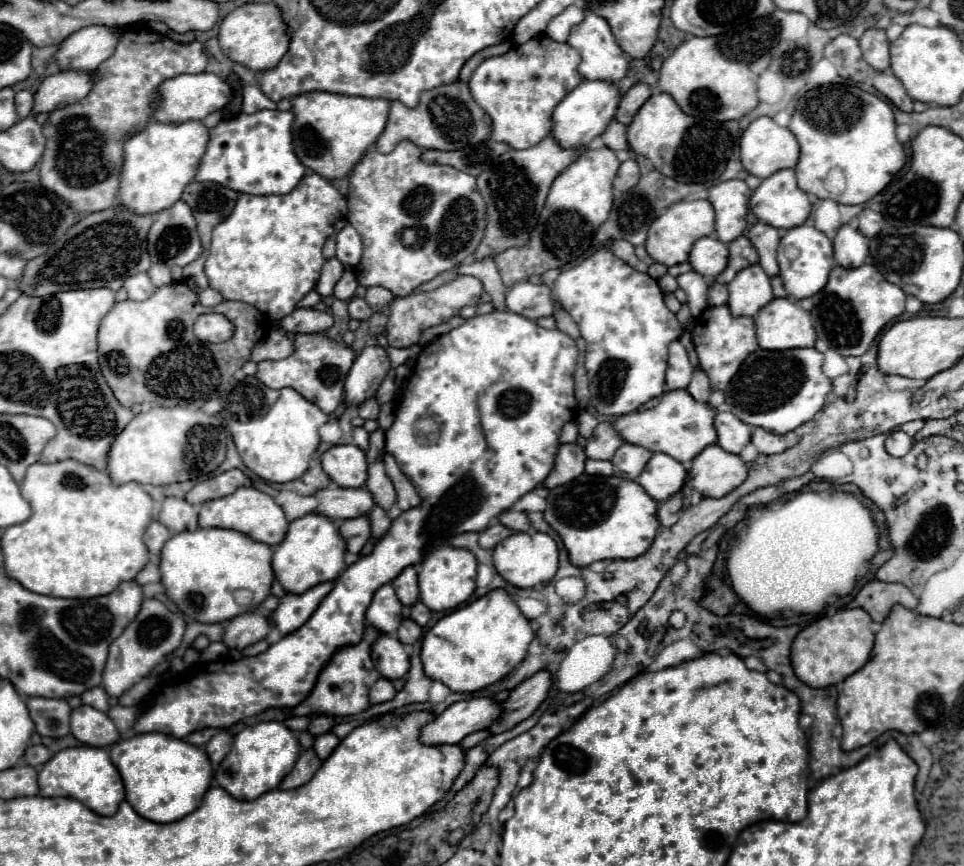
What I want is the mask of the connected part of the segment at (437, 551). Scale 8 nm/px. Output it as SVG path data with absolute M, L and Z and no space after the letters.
M447 544L431 548L429 554L425 554L421 562L421 572L418 573L421 602L435 612L453 610L461 606L475 592L475 574L477 574L477 560L469 550L447 546Z

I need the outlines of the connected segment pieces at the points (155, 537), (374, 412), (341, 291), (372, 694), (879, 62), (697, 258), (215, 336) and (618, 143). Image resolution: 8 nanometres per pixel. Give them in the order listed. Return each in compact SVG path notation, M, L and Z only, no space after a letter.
M151 522L145 532L145 544L153 556L159 556L163 544L171 538L171 530L167 530L161 522Z
M369 398L367 402L363 402L359 408L357 408L357 412L359 412L359 416L361 418L377 418L379 416L379 404L377 404L377 400L375 398Z
M345 270L341 280L335 284L335 298L339 300L349 300L353 294L355 294L355 288L357 288L357 278L351 270Z
M379 678L373 688L369 690L369 698L371 698L371 704L381 704L381 702L387 702L395 696L395 688L391 684L391 680L387 678Z
M869 28L861 38L859 38L859 46L863 52L863 58L867 60L867 64L881 72L889 68L889 40L885 36L883 30L879 28Z
M711 236L699 238L693 244L693 250L689 256L693 270L707 278L715 278L717 274L721 274L727 266L727 260L729 260L727 244L719 242L717 238L711 238Z
M203 314L195 322L195 336L205 342L225 342L233 336L233 324L221 314Z
M613 120L607 126L607 130L601 134L601 140L611 150L623 150L623 148L627 148L627 128Z

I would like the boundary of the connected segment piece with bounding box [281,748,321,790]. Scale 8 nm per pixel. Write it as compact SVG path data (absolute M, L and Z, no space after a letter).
M313 748L309 750L303 750L301 756L297 758L291 774L287 774L287 778L283 778L281 782L281 788L283 790L293 790L305 782L309 782L313 778L313 774L319 770L321 766L321 758L315 754Z

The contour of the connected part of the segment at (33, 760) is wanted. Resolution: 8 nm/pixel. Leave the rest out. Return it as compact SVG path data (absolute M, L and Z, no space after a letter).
M39 744L39 746L29 746L29 748L25 750L23 762L29 764L29 766L41 766L41 764L45 764L49 758L51 758L51 752L49 752L43 744Z

